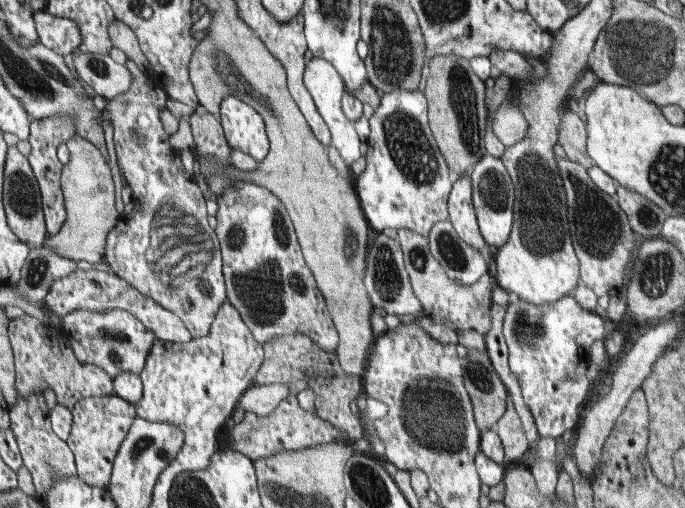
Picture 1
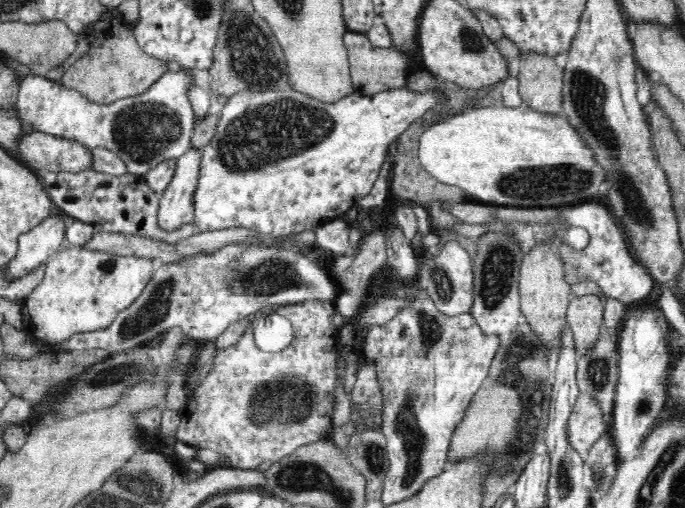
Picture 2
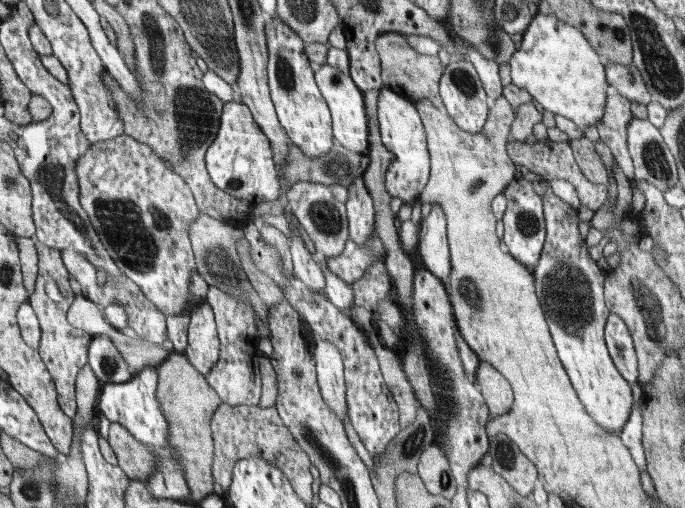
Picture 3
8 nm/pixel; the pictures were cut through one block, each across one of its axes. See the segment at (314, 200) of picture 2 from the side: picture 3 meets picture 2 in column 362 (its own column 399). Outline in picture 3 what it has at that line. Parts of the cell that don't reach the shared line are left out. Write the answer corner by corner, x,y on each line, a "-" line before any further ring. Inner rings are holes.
386,87
380,89
378,95
377,119
382,142
393,154
386,171
386,188
392,198
400,198
404,203
413,206
420,200
423,188
427,186
431,176
431,155
427,145
426,126
412,101

